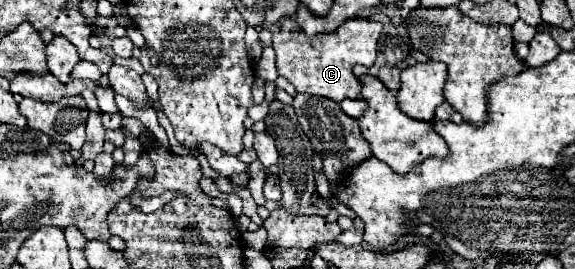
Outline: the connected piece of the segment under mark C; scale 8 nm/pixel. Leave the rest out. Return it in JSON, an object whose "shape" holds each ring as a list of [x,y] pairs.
{"shape":[[[352,18],[330,34],[318,34],[316,38],[308,38],[296,30],[294,20],[284,20],[280,32],[272,36],[272,48],[276,50],[276,70],[298,92],[324,96],[334,102],[342,102],[346,98],[356,100],[360,96],[362,86],[352,74],[352,68],[356,64],[372,66],[378,52],[380,32],[382,24],[366,18]]]}

